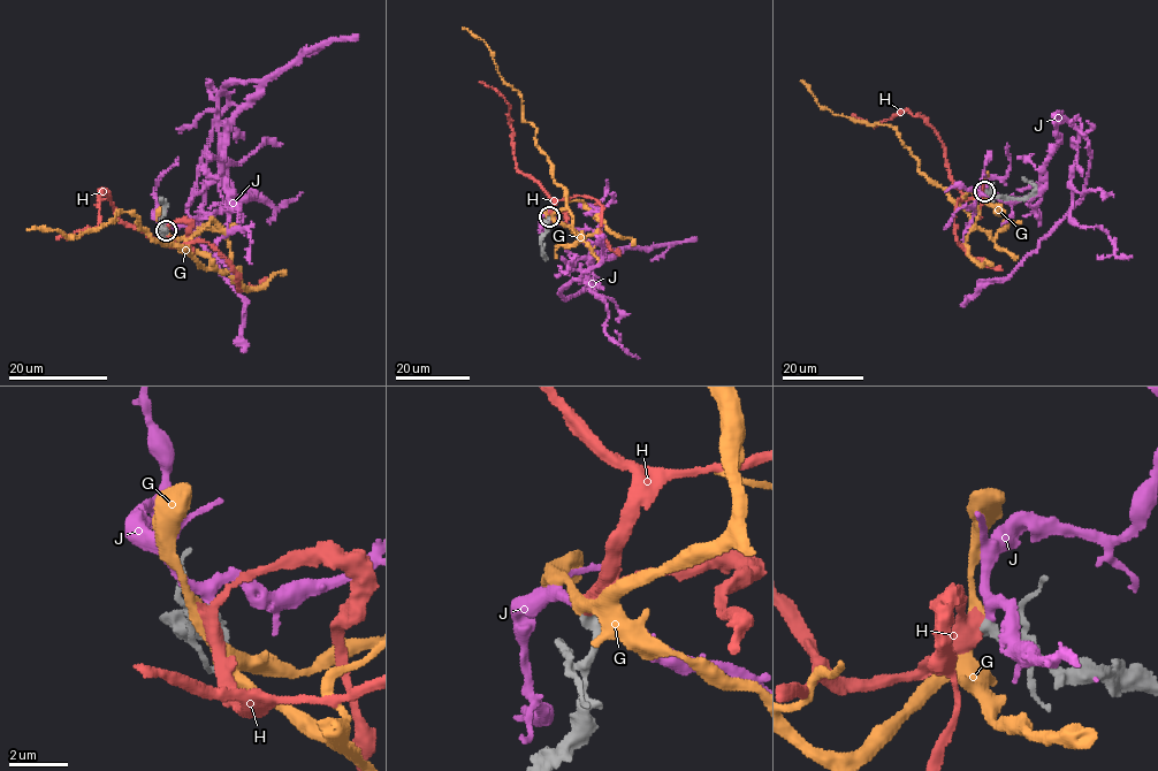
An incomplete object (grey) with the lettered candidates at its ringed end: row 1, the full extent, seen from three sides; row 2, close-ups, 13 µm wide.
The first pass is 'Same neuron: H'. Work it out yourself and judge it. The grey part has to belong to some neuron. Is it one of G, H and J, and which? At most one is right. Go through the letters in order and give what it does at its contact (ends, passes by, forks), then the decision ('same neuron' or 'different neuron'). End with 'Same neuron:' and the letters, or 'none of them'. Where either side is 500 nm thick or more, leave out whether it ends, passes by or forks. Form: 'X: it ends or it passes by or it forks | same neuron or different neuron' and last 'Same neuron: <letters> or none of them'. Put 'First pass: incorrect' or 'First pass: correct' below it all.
G: it passes by | different neuron
H: it passes by | same neuron
J: it passes by | different neuron
Same neuron: H
First pass: correct

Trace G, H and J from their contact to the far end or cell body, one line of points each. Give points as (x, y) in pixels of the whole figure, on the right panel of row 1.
G: (985, 190), (977, 200), (960, 207), (917, 168), (892, 127), (832, 114), (822, 108), (801, 79)
H: (985, 190), (975, 198), (964, 196), (947, 167), (943, 144), (921, 116), (899, 111), (873, 126), (851, 115)
J: (985, 189), (1031, 199), (1046, 182), (1060, 117), (1088, 140), (1081, 201), (1007, 277), (961, 306)

